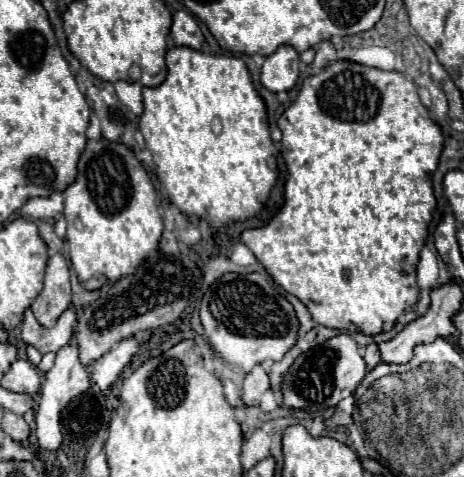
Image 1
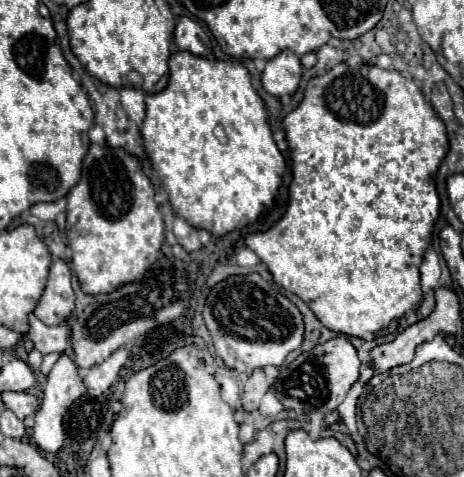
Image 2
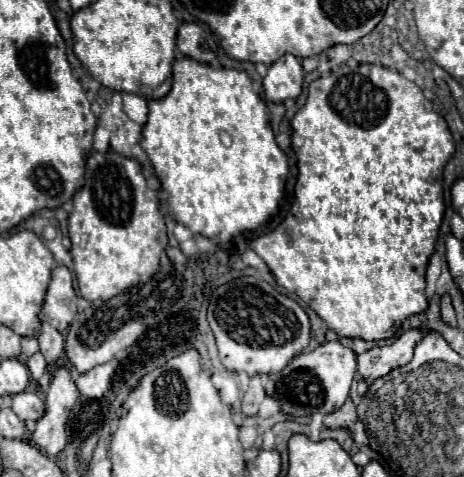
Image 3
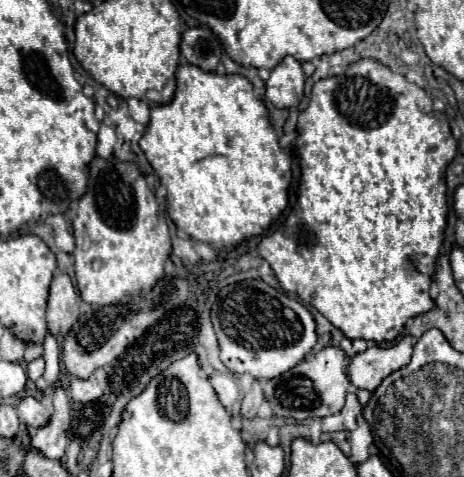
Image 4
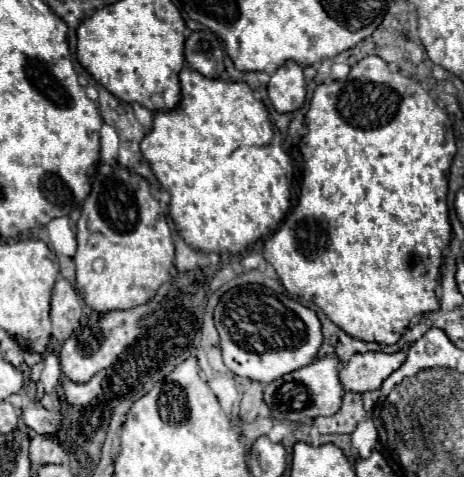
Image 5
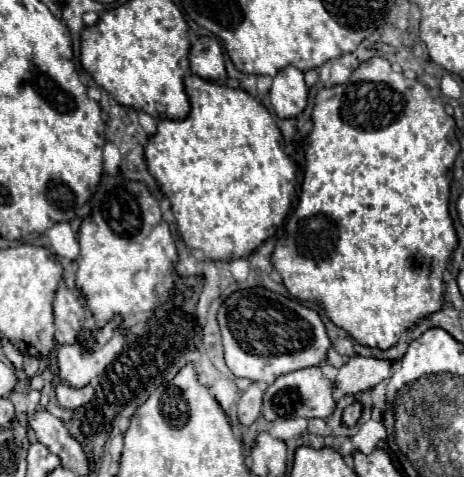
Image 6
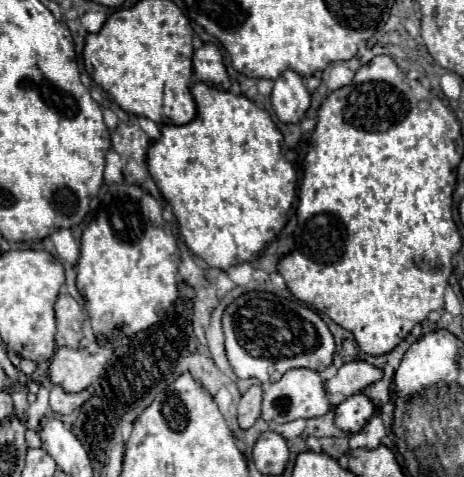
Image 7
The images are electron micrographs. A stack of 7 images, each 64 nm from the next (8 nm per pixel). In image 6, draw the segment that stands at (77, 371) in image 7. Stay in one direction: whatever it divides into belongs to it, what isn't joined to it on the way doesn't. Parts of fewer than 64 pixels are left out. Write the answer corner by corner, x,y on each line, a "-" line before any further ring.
120,318
110,320
104,328
96,328
92,332
82,332
76,344
64,344
58,348
58,378
72,388
84,388
92,378
102,374
106,366
120,354
124,346
124,332
118,328

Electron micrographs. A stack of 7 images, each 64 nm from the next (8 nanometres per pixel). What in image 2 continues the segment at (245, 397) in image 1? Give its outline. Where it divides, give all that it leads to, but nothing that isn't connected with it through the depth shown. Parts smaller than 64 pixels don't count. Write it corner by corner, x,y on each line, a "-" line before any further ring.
254,370
254,374
248,378
246,388
244,388
244,396
242,396
242,406
246,412
254,412
258,410
260,398
266,394
268,390
268,382
262,370

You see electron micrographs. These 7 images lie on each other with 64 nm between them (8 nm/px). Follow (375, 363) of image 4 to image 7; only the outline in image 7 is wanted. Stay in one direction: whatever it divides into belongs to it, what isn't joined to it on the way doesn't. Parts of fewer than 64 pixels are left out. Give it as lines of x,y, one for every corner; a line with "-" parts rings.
356,360
356,362
344,364
336,372
336,376
324,380
324,388
328,394
342,394
350,398
356,392
362,392
366,386
378,382
380,378
382,378
382,370
374,368
364,360

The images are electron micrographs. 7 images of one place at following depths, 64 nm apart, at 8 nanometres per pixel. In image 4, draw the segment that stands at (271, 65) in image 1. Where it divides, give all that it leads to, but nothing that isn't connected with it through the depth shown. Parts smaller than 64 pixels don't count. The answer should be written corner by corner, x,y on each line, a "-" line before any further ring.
286,56
272,72
266,82
266,96
276,108
292,108
304,96
304,72
296,58

